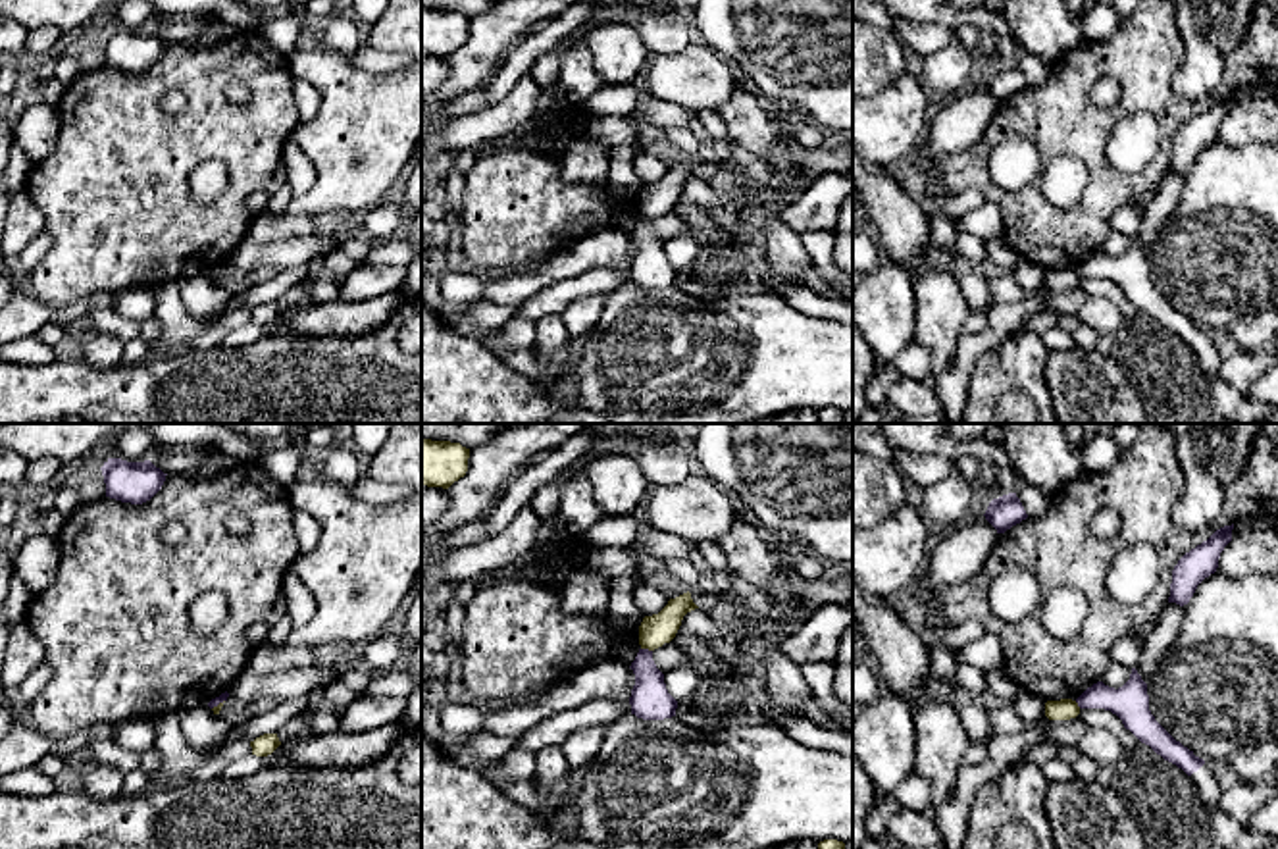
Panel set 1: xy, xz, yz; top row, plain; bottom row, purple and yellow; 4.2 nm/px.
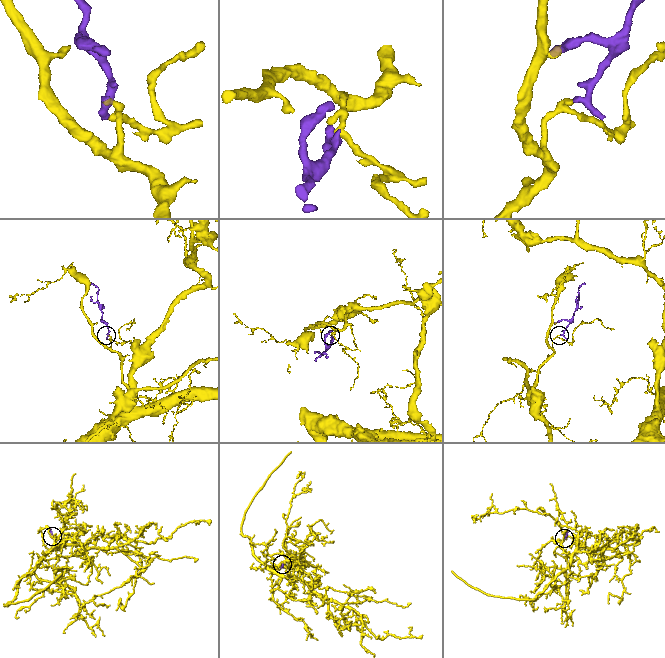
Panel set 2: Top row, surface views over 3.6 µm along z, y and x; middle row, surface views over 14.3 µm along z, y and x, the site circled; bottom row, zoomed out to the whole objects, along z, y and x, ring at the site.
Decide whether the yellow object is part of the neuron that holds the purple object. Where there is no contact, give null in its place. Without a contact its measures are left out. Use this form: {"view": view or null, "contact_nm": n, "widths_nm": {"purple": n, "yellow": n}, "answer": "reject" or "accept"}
{"view": "xz", "contact_nm": 50, "widths_nm": {"purple": 160, "yellow": 130}, "answer": "reject"}

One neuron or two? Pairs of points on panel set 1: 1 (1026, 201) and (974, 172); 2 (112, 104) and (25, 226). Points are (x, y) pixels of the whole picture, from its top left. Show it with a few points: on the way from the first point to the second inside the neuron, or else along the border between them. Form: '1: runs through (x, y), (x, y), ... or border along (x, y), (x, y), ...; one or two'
1: runs through (1013, 201), (996, 195), (986, 185); one
2: border along (22, 191), (43, 214), (47, 228); two

